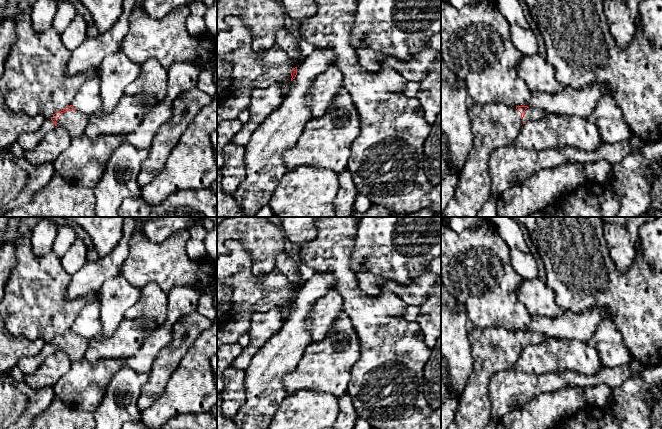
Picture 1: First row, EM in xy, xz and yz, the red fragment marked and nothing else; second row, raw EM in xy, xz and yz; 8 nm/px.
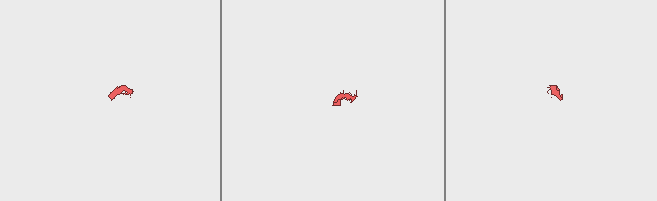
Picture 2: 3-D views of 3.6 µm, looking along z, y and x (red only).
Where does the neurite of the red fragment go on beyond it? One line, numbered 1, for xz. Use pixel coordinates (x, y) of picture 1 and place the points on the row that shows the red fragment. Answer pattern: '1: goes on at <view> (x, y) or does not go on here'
1: does not go on here

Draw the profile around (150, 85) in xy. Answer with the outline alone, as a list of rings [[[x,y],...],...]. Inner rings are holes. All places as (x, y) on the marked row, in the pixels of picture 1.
[[[149,59],[140,65],[139,76],[129,84],[124,95],[145,100],[147,112],[167,94],[166,71],[157,60]]]

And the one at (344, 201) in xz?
[[[348,169],[338,174],[339,190],[334,199],[335,217],[350,217],[355,211],[354,203],[358,194]]]

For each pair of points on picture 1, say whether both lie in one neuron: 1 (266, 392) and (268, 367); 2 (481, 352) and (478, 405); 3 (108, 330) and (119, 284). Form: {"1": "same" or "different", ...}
{"1": "same", "2": "same", "3": "same"}

